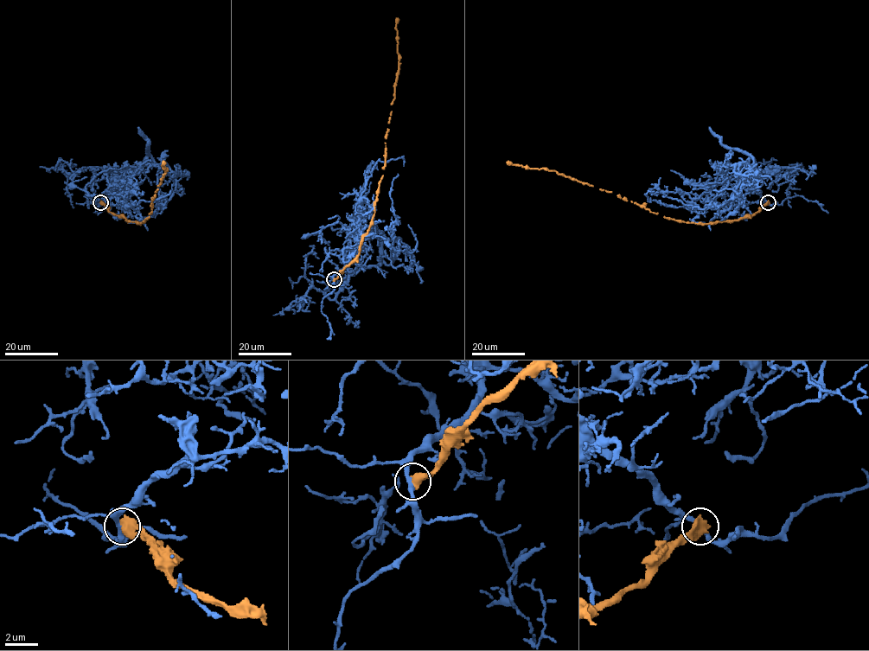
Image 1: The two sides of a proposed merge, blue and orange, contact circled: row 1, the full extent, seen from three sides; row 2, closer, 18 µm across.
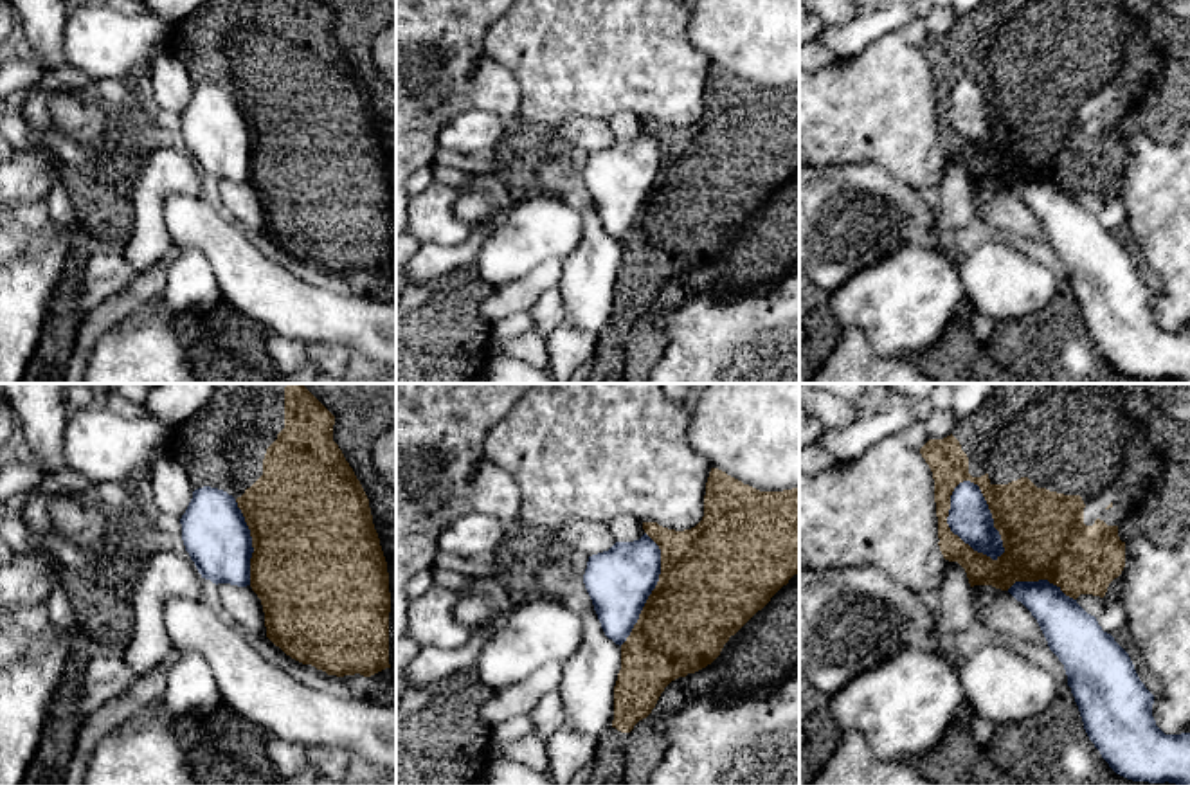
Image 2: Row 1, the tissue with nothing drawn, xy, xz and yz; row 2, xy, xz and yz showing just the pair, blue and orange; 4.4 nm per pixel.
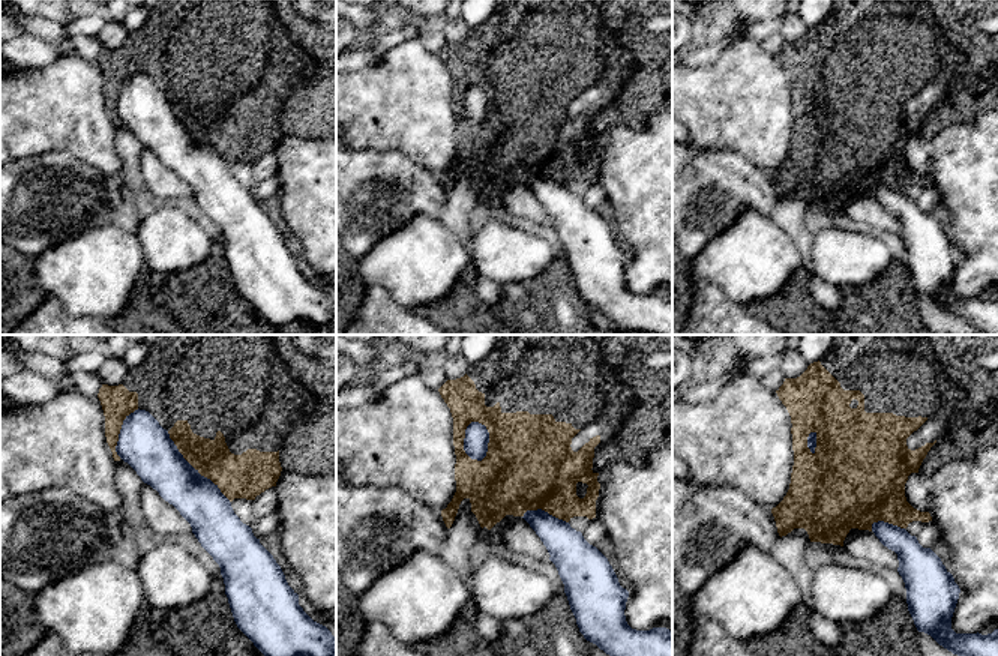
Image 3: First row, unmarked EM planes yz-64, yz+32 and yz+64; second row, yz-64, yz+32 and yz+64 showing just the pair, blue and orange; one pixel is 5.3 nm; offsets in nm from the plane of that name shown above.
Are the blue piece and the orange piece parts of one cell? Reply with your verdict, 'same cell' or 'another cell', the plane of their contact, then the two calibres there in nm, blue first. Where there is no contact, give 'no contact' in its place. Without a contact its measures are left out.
another cell; contact in yz; calibres 190 and 380 nm

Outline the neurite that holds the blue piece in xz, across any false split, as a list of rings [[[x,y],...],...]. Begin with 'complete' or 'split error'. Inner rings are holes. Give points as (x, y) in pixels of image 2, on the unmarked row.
complete | [[[646,130],[639,137],[616,139],[609,148],[589,153],[583,180],[605,232],[616,241],[621,243],[630,232],[648,193],[659,178],[659,171],[661,146]]]

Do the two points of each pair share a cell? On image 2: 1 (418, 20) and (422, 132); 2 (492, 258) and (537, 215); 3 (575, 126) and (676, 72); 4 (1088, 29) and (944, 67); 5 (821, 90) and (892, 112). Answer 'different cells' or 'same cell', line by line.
1: same cell
2: same cell
3: different cells
4: same cell
5: same cell

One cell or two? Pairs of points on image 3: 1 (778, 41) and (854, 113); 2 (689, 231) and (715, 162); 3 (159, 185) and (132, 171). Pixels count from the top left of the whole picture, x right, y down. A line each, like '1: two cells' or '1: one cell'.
1: two cells
2: one cell
3: two cells

